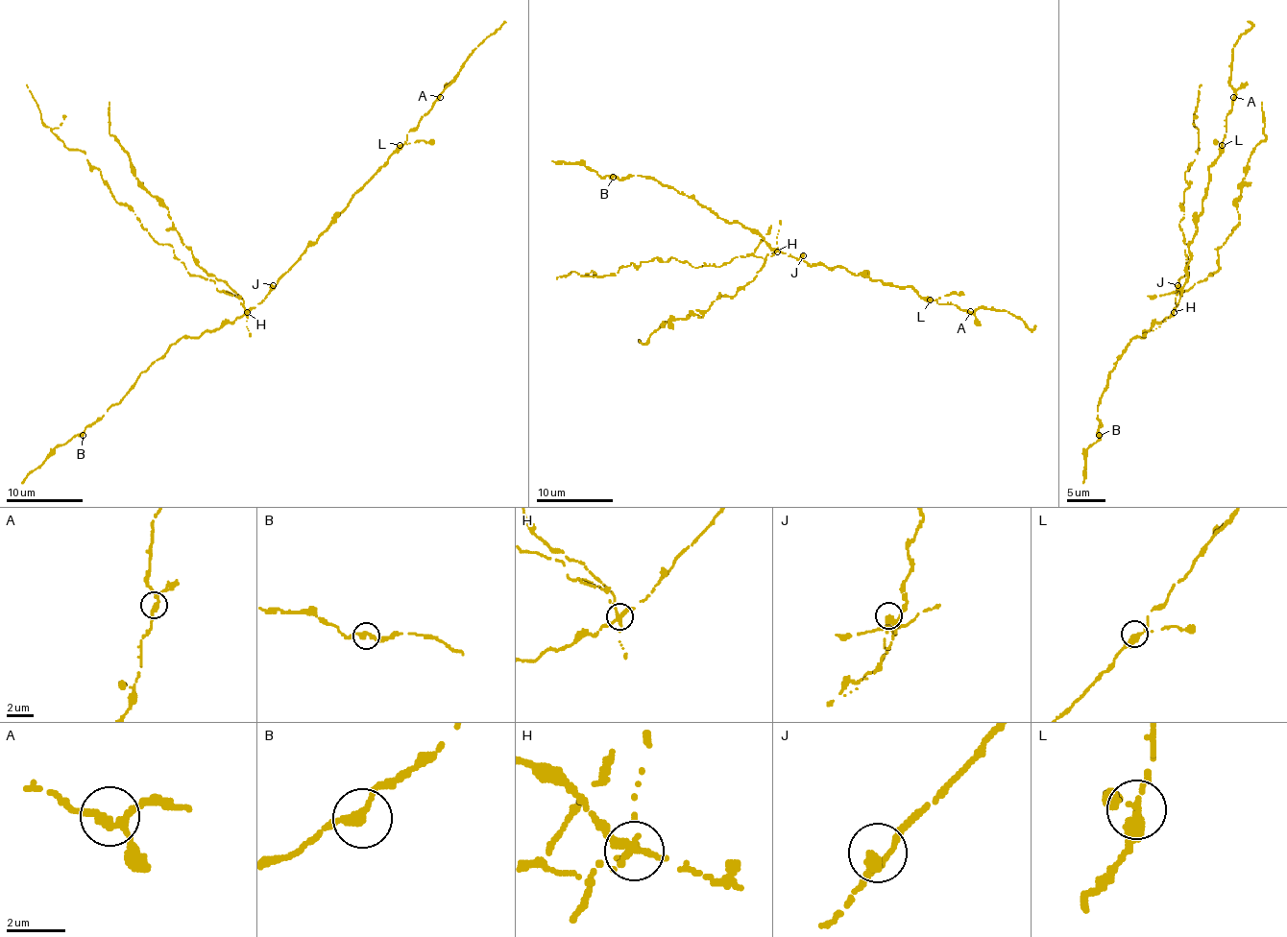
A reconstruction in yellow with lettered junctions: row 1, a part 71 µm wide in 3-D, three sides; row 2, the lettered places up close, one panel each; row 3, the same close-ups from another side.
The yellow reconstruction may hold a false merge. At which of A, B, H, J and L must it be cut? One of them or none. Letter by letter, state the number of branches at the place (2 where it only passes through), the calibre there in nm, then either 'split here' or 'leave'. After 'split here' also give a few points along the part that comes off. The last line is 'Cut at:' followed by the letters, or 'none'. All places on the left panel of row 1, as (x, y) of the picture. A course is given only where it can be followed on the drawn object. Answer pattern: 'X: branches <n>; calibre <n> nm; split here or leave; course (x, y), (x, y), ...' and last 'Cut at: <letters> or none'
A: branches 3; calibre 240 nm; leave
B: branches 2; calibre 280 nm; leave
H: branches 3; calibre 260 nm; split here; course (246, 312), (238, 295), (190, 274), (173, 247), (115, 201), (84, 155), (42, 122), (27, 85)
J: branches 2; calibre 320 nm; leave
L: branches 3; calibre 280 nm; leave
Cut at: H

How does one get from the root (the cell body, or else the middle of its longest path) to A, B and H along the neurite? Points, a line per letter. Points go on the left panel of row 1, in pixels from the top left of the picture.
A: (267, 297), (277, 281), (303, 251), (317, 241), (350, 199), (405, 143), (409, 132), (440, 97)
B: (267, 297), (234, 322), (177, 341), (83, 435)
H: (267, 297), (255, 308), (246, 312)

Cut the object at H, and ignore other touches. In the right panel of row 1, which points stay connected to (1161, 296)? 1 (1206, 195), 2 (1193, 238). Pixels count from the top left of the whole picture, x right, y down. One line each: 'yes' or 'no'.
1: no
2: no

